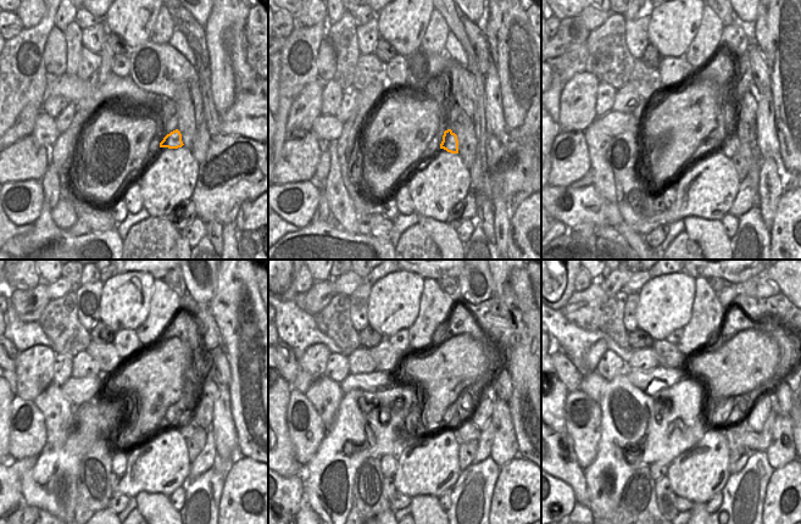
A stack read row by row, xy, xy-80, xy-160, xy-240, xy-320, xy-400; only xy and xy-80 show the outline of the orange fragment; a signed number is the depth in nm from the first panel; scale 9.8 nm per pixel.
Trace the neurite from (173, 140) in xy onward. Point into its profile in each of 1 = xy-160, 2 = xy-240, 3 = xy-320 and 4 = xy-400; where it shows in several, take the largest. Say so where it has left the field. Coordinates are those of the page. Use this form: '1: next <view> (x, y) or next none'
1: next xy-160 (729, 143)
2: next xy-240 (188, 424)
3: next xy-320 (466, 431)
4: next xy-400 (752, 439)

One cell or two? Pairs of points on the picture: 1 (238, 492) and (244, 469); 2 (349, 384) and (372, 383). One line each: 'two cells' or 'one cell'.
1: one cell
2: one cell

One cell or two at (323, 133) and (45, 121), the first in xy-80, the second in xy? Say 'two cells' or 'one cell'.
one cell

